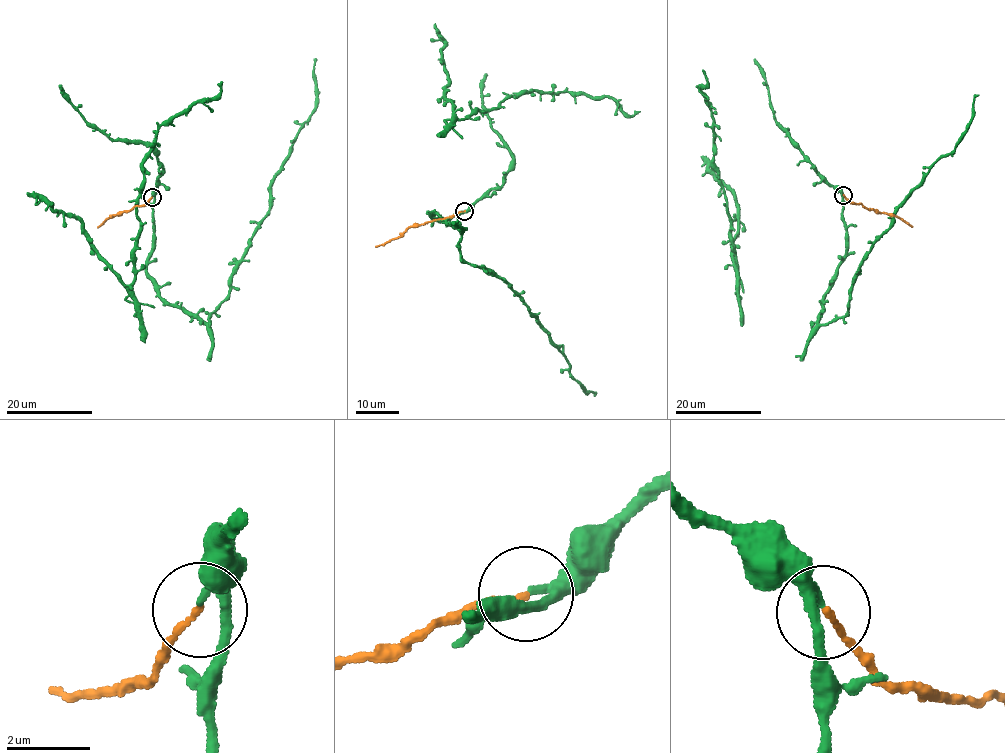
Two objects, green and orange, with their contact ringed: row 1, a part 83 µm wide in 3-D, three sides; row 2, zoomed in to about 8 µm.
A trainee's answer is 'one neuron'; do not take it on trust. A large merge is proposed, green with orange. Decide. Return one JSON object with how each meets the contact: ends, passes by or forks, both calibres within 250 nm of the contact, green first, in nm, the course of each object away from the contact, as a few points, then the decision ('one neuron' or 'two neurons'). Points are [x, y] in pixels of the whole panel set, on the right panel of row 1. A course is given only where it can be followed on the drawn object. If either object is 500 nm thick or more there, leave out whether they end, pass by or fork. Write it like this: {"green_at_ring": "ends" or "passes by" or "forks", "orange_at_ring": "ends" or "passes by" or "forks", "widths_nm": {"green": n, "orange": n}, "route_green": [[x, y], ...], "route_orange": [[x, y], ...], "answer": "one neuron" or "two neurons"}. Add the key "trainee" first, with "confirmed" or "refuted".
{"trainee": "refuted", "green_at_ring": "passes by", "orange_at_ring": "ends", "widths_nm": {"green": 160, "orange": 140}, "route_green": [[842, 194], [845, 257], [822, 298], [817, 319], [825, 325], [846, 315], [862, 258], [950, 154], [978, 94]], "route_orange": [[842, 194], [852, 203], [861, 203], [867, 209], [901, 218], [912, 227]], "answer": "two neurons"}

